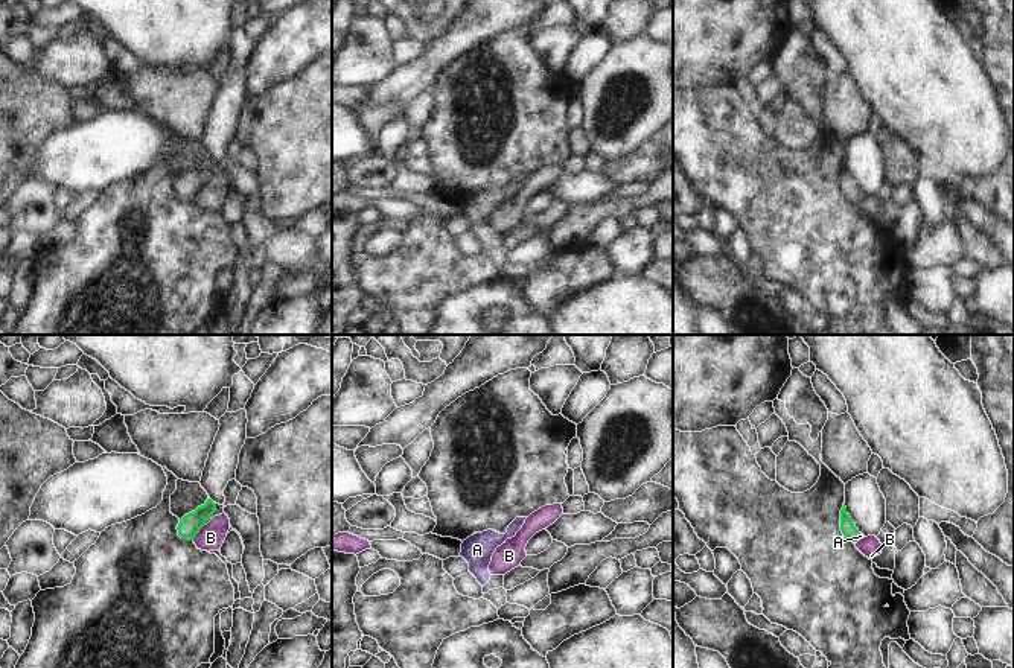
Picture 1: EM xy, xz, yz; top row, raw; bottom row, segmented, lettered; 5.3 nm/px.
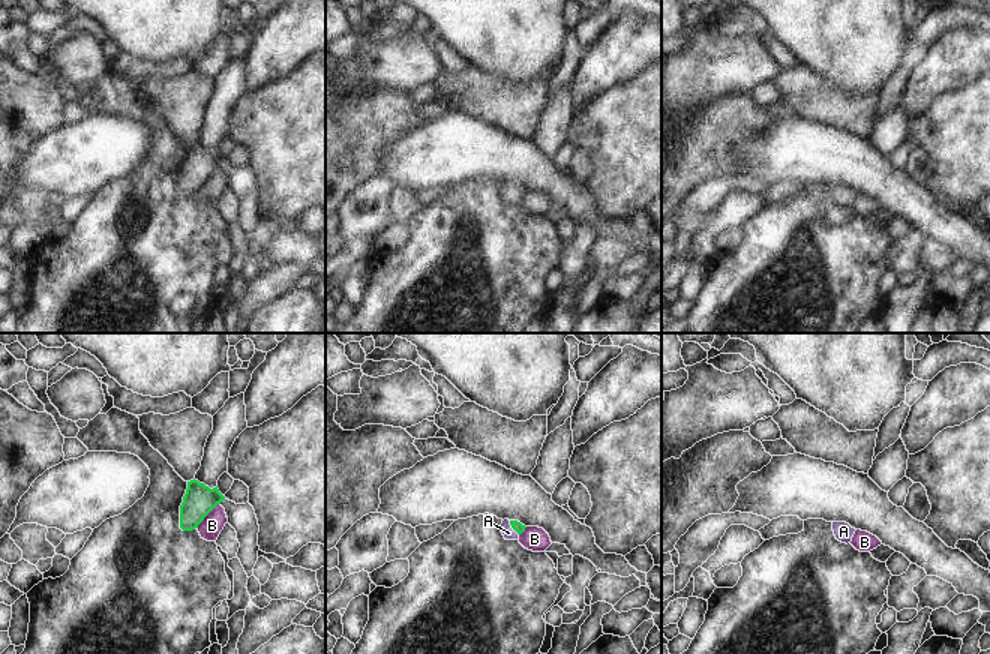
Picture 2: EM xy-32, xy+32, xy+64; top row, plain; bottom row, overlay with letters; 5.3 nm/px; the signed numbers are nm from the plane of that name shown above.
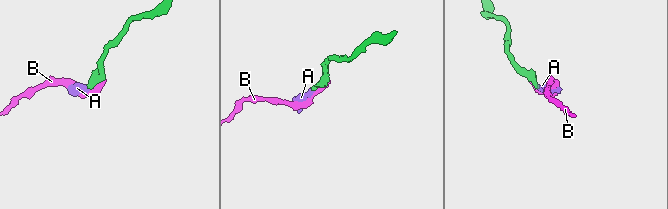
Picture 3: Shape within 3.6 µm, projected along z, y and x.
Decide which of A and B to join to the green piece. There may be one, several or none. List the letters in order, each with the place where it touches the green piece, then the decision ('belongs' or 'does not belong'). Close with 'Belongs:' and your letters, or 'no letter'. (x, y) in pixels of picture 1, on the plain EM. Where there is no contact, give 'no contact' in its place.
A: yz (856, 197) | belongs
B: xy (198, 190) | does not belong
Belongs: A

